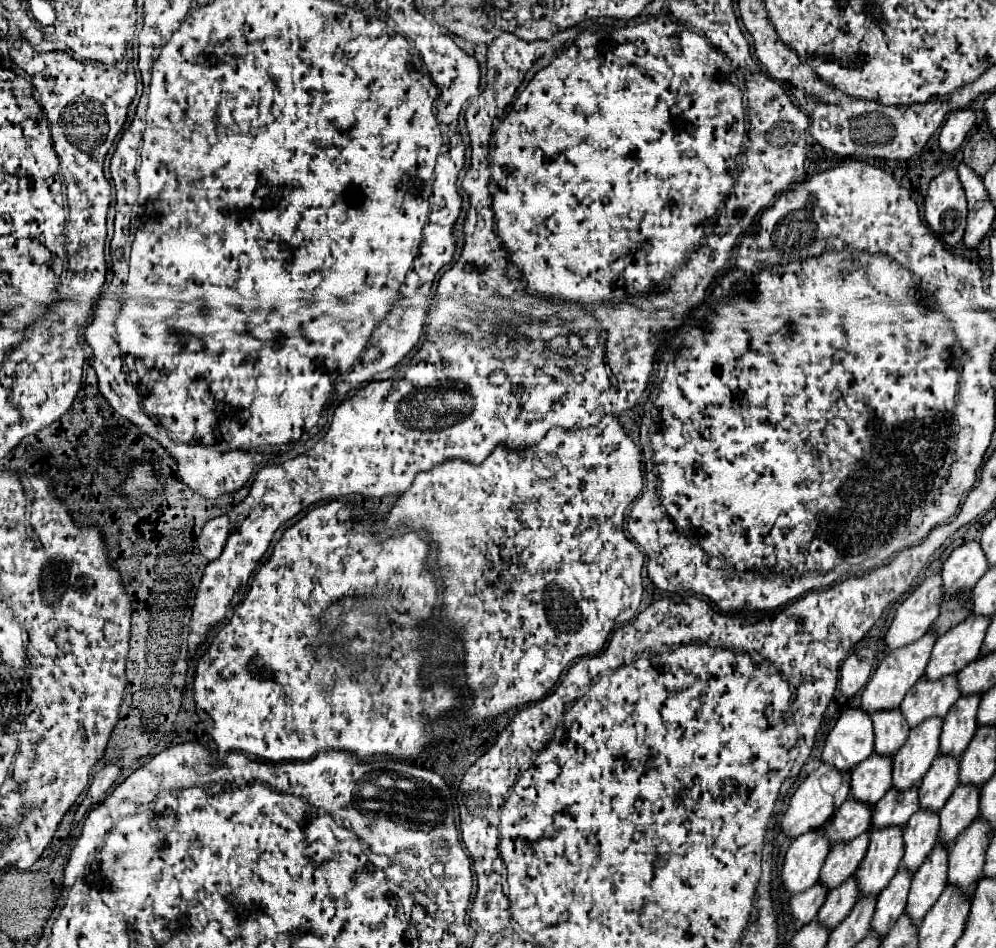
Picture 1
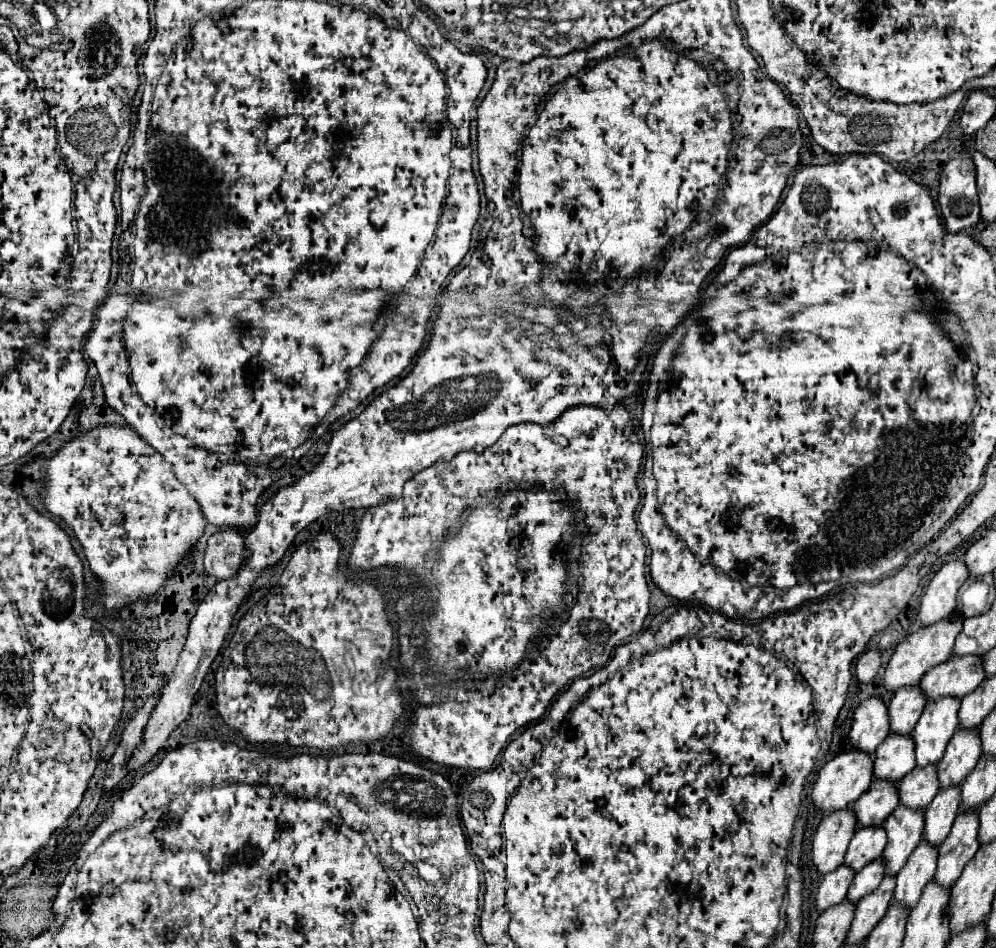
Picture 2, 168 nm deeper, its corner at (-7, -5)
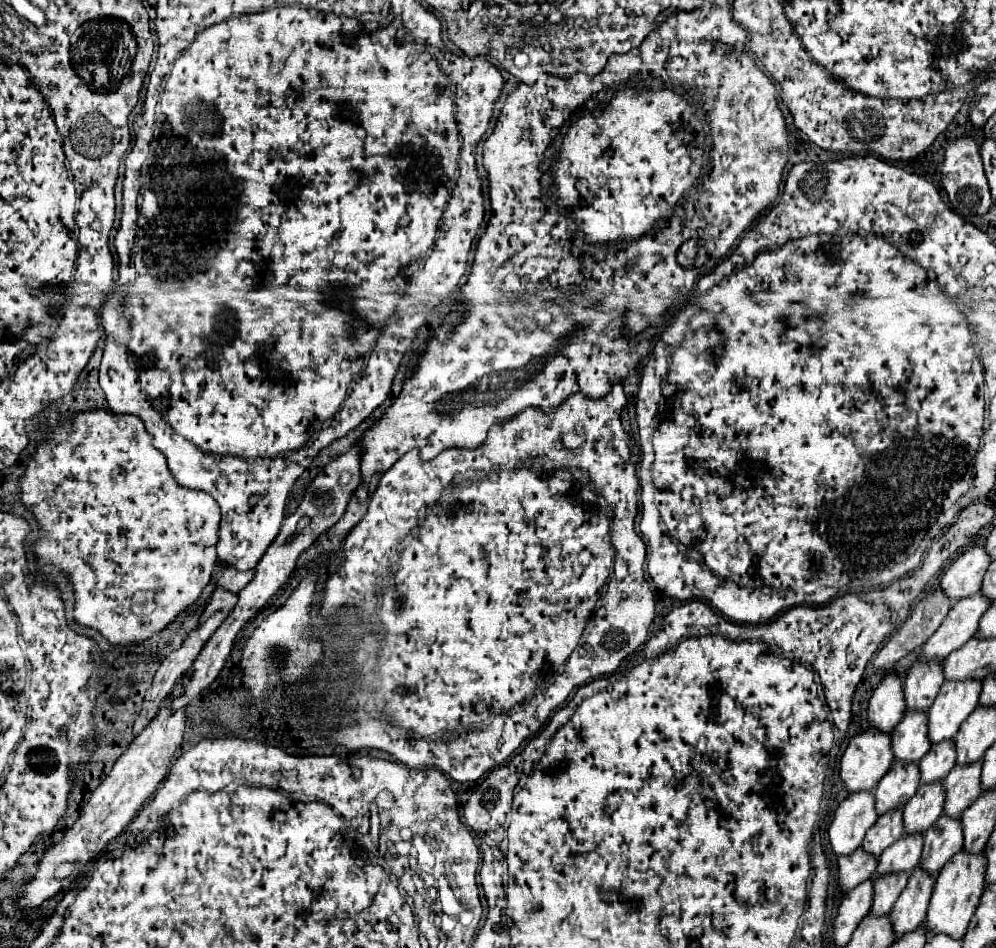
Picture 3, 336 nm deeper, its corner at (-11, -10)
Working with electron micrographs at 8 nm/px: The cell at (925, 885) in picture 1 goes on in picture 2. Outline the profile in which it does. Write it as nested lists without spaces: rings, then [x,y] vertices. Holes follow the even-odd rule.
[[[960,812],[954,820],[952,832],[938,846],[938,868],[934,874],[934,882],[942,888],[952,888],[954,880],[962,874],[962,868],[968,860],[978,852],[978,814],[976,812]]]

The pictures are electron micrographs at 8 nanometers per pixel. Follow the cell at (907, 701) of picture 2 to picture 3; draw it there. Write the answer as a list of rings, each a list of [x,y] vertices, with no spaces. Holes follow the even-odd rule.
[[[916,661],[910,667],[904,681],[904,695],[906,695],[908,709],[928,711],[942,683],[944,683],[942,661],[936,661],[934,665],[922,665],[922,661]]]

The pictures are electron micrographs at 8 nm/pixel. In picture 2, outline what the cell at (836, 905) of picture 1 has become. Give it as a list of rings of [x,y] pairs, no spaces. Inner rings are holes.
[[[874,860],[872,864],[864,866],[852,880],[846,900],[852,904],[858,904],[858,900],[862,900],[866,894],[870,894],[872,890],[878,888],[878,884],[884,878],[884,870],[882,870],[882,860]]]

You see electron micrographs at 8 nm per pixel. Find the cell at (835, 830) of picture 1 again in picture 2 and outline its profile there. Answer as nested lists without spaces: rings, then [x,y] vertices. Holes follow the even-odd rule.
[[[874,780],[872,786],[854,802],[854,814],[858,826],[882,826],[882,822],[898,808],[896,784],[886,780]]]

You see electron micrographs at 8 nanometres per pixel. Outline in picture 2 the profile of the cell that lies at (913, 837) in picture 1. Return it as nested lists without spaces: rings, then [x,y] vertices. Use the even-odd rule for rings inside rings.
[[[958,788],[940,790],[936,798],[924,810],[924,840],[932,846],[940,846],[960,812],[960,796]]]

